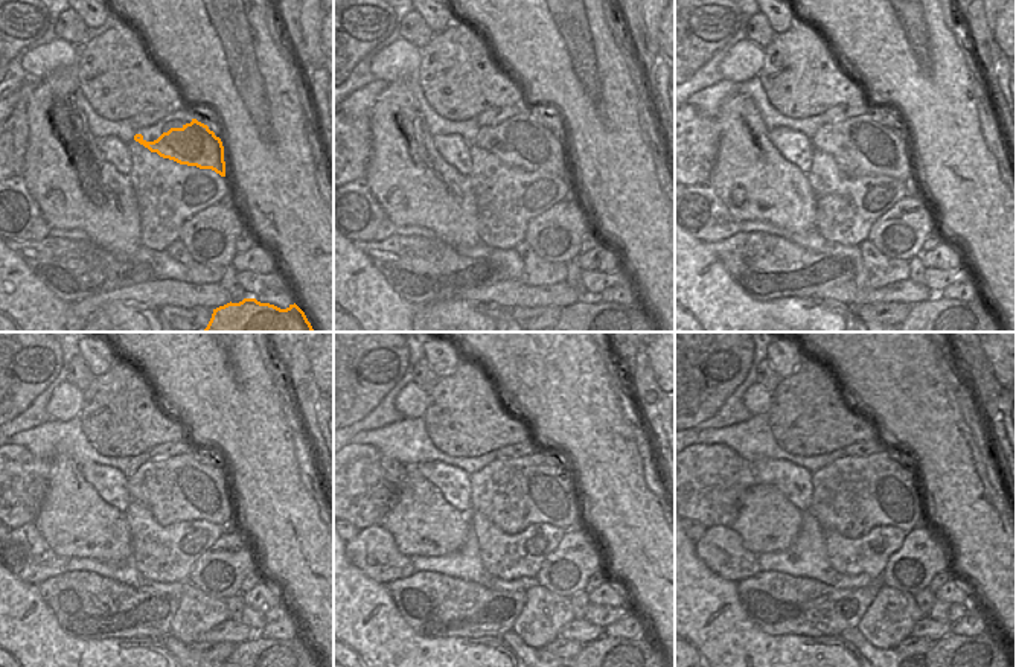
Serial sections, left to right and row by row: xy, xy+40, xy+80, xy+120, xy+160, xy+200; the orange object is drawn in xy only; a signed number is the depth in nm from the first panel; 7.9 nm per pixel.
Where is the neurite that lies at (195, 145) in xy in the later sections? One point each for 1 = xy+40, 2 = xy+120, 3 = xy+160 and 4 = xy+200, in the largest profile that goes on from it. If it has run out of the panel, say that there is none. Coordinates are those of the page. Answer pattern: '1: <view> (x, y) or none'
1: xy+40 (536, 146)
2: xy+120 (204, 491)
3: xy+160 (512, 500)
4: xy+200 (852, 503)

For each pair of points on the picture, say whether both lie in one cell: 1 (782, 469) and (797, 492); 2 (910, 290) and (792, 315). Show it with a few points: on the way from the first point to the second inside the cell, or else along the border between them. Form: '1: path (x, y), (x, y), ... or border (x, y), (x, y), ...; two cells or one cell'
1: path (786, 475), (795, 486); one cell
2: border (815, 296), (837, 299), (852, 306); two cells

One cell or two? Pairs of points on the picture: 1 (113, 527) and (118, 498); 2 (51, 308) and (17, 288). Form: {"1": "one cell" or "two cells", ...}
{"1": "two cells", "2": "one cell"}

